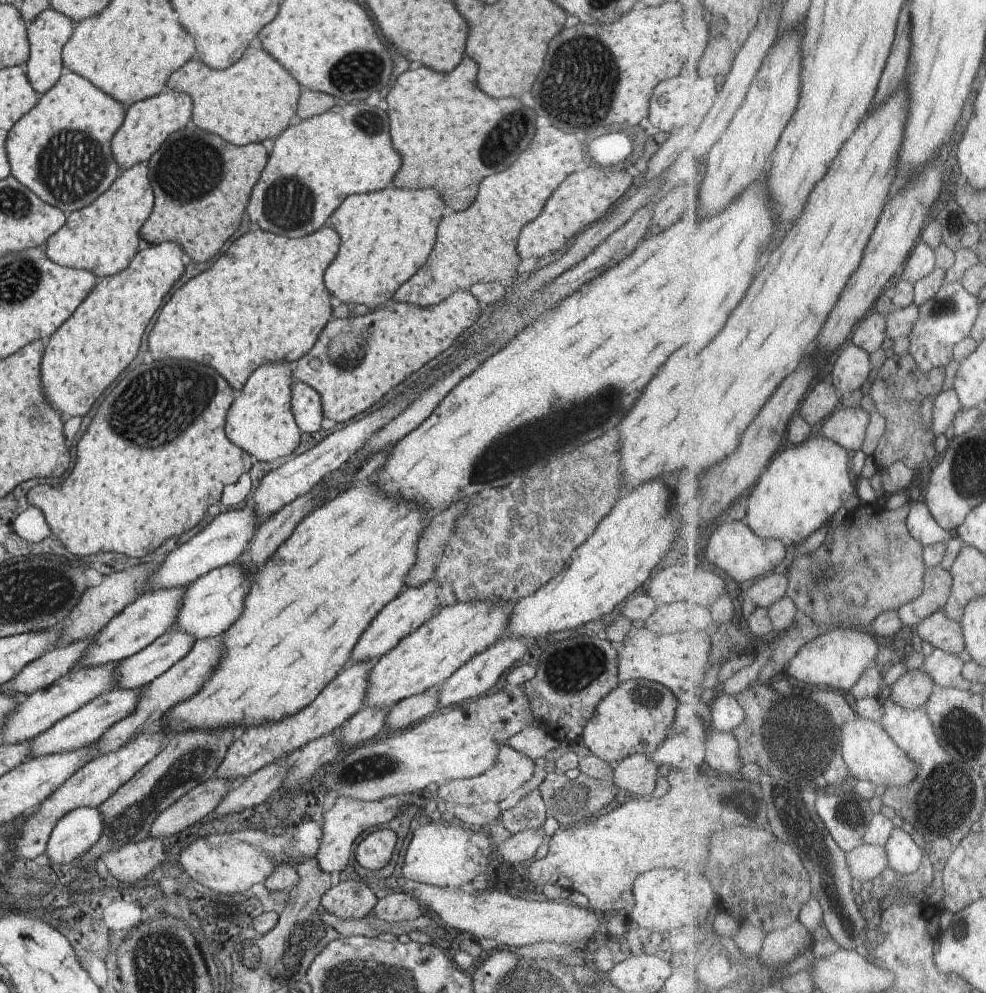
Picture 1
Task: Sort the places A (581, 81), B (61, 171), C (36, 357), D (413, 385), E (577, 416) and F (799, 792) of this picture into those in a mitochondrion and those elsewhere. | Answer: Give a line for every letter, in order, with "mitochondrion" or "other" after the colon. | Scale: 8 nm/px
A: mitochondrion
B: mitochondrion
C: other
D: other
E: mitochondrion
F: mitochondrion

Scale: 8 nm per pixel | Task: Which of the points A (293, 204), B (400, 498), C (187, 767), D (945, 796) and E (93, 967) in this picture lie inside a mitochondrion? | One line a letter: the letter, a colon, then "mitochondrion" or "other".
A: mitochondrion
B: other
C: mitochondrion
D: mitochondrion
E: other

